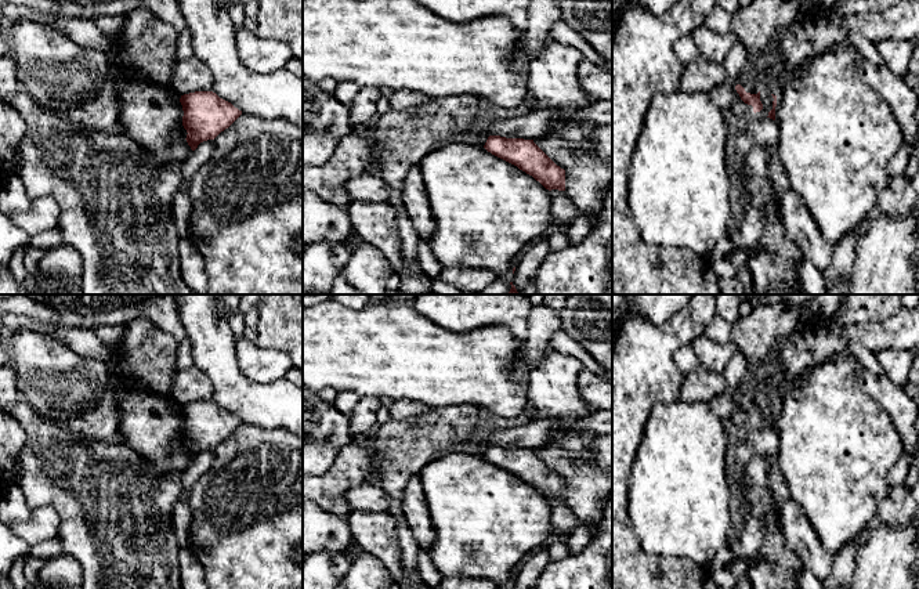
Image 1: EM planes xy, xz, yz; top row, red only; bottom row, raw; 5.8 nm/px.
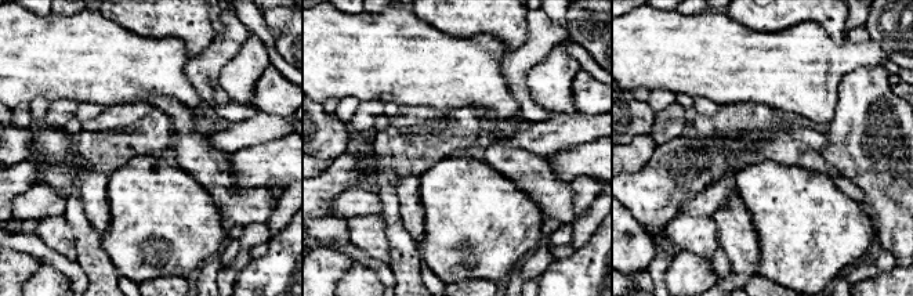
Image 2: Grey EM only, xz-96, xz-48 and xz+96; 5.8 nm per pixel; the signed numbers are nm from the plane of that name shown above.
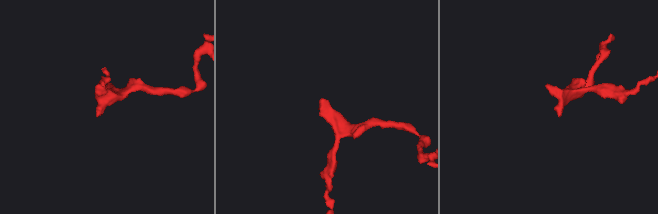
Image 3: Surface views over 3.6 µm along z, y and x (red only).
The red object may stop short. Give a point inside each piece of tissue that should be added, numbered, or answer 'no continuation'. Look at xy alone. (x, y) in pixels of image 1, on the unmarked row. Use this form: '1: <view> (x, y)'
no continuation

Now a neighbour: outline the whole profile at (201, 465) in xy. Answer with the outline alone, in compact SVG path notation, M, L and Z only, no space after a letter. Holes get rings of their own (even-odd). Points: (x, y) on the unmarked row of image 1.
M207 449L198 455L189 467L181 474L182 492L191 494L193 484L200 478L203 473L209 470L214 459L214 451Z

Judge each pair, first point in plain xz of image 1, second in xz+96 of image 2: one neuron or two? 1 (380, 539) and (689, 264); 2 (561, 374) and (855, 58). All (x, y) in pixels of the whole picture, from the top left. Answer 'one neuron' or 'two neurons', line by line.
1: two neurons
2: two neurons

